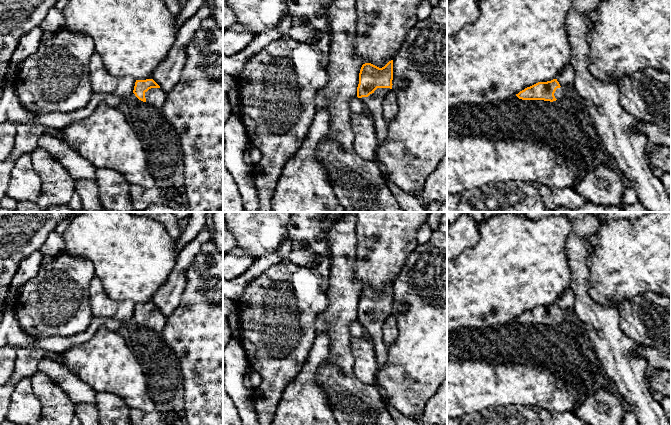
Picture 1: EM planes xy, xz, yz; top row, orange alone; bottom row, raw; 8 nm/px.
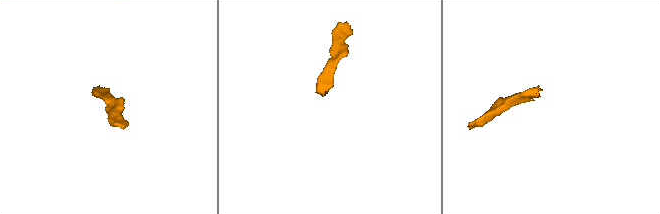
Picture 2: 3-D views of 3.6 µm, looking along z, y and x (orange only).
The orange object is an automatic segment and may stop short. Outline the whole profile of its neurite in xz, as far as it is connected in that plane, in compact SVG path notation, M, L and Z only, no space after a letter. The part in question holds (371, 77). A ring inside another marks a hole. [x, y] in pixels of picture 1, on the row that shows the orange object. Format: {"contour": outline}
{"contour": "M393 60L379 68L371 63L362 65L359 73L357 97L365 104L373 120L378 146L387 136L387 122L383 119L382 102L392 89Z"}

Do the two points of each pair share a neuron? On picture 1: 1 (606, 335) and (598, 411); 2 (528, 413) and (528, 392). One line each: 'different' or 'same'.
1: different
2: different

